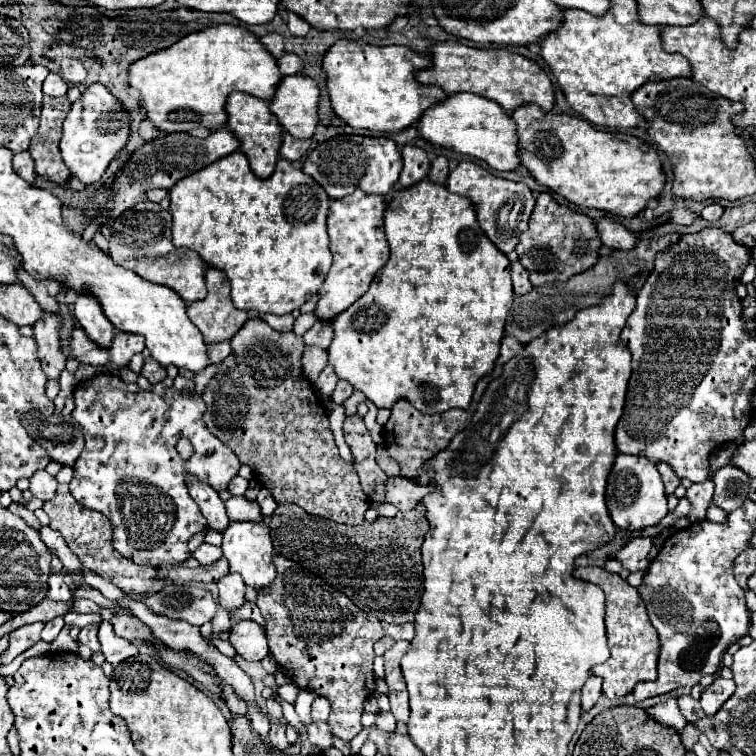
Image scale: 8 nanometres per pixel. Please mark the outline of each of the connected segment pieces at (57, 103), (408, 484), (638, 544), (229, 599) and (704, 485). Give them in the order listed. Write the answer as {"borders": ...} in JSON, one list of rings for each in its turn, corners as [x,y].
{"borders":[[[[67,96],[43,98],[43,112],[41,112],[41,124],[39,134],[33,138],[29,146],[29,154],[35,160],[35,172],[39,176],[49,176],[51,182],[65,184],[71,172],[61,160],[59,154],[59,138],[61,138],[61,124],[71,108],[71,102]]],[[[397,476],[397,478],[387,478],[385,482],[385,500],[393,506],[397,506],[397,510],[401,512],[409,512],[413,510],[419,500],[433,492],[435,488],[423,488],[423,486],[417,486],[413,484],[413,480],[409,478],[403,478],[403,476]]],[[[637,536],[629,540],[617,554],[615,558],[623,562],[623,568],[635,572],[635,570],[645,570],[649,566],[647,562],[647,552],[653,546],[653,538],[647,536]]],[[[229,572],[227,576],[223,576],[217,582],[217,588],[219,588],[219,604],[227,612],[233,612],[235,608],[243,606],[243,602],[245,602],[245,582],[241,580],[241,576],[237,576],[235,572]]],[[[705,480],[701,484],[691,484],[687,488],[687,494],[685,494],[693,508],[691,508],[691,514],[689,514],[689,520],[691,522],[699,522],[699,520],[705,520],[705,510],[709,508],[711,504],[711,496],[713,496],[713,480]]]]}

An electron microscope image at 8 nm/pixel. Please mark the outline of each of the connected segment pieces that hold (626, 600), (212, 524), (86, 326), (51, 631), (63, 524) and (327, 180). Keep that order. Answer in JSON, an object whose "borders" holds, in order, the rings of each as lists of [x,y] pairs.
{"borders":[[[[577,568],[575,576],[581,580],[595,580],[597,586],[603,588],[607,596],[607,612],[605,612],[605,626],[607,626],[607,644],[611,650],[611,658],[593,668],[591,672],[603,678],[603,694],[609,700],[619,700],[633,690],[633,686],[641,680],[657,680],[657,660],[659,660],[659,634],[655,632],[651,620],[647,618],[645,604],[627,580],[619,574],[611,574],[605,568]]],[[[189,478],[187,482],[189,482],[191,498],[197,502],[197,506],[201,508],[201,514],[207,520],[207,528],[225,532],[225,528],[229,526],[229,518],[225,514],[225,506],[223,506],[223,500],[219,498],[219,494],[205,482],[199,482],[193,478]]],[[[81,292],[77,296],[77,302],[73,304],[73,314],[79,322],[79,326],[89,334],[89,338],[103,346],[109,348],[113,340],[113,324],[105,320],[105,314],[101,312],[101,304],[97,304],[95,296],[89,296],[89,292]]],[[[55,618],[55,620],[47,622],[45,628],[43,628],[43,632],[41,632],[41,640],[43,640],[43,642],[53,642],[53,640],[57,638],[57,634],[61,632],[63,626],[65,626],[63,618]]],[[[59,484],[55,498],[43,504],[45,514],[51,518],[51,528],[59,530],[69,546],[69,550],[79,558],[79,562],[83,564],[83,568],[93,570],[97,576],[101,576],[103,580],[113,582],[117,588],[121,588],[125,594],[141,598],[141,596],[149,596],[149,586],[157,586],[161,582],[161,578],[151,576],[157,574],[157,568],[153,566],[137,566],[131,560],[127,560],[125,556],[121,556],[115,548],[113,548],[113,526],[109,522],[107,516],[89,510],[85,506],[81,506],[69,492],[67,484]]],[[[339,136],[321,142],[315,150],[311,150],[305,156],[303,172],[313,176],[323,190],[329,194],[331,200],[339,200],[341,196],[353,194],[357,188],[365,194],[379,194],[387,196],[395,182],[399,180],[401,172],[401,154],[397,150],[397,144],[385,136],[371,138],[371,136]]]]}

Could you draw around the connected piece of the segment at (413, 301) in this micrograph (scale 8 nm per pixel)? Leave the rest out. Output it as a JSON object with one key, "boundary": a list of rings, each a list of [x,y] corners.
{"boundary":[[[421,180],[409,188],[401,188],[393,196],[385,210],[385,236],[389,242],[391,256],[389,262],[381,268],[379,278],[369,286],[367,294],[363,294],[355,304],[351,304],[351,308],[347,308],[347,312],[341,312],[333,320],[329,320],[335,334],[331,346],[327,348],[329,364],[335,368],[335,374],[339,378],[347,380],[355,390],[361,390],[377,408],[391,408],[401,398],[409,400],[423,414],[437,414],[451,408],[467,408],[475,390],[475,382],[493,370],[493,364],[499,356],[499,342],[503,338],[505,318],[515,298],[509,276],[509,260],[503,252],[497,252],[497,248],[493,248],[493,242],[487,240],[485,232],[481,232],[481,226],[477,224],[477,212],[473,212],[471,200],[465,200],[463,196],[449,192],[445,186],[427,180]]]}

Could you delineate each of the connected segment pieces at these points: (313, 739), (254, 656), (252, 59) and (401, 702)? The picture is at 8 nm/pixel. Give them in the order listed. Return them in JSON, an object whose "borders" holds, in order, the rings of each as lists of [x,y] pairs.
{"borders":[[[[311,722],[307,728],[307,738],[313,746],[327,750],[333,746],[333,734],[327,728],[327,722]]],[[[243,620],[237,626],[233,626],[233,630],[229,632],[229,642],[233,644],[239,656],[251,662],[263,660],[269,654],[265,630],[253,620]]],[[[217,24],[209,26],[201,32],[193,32],[183,36],[171,48],[161,52],[153,52],[129,66],[127,72],[129,86],[141,94],[141,108],[147,120],[161,132],[189,132],[193,128],[205,126],[209,130],[225,124],[225,100],[231,92],[249,92],[261,100],[269,100],[275,92],[275,86],[281,80],[281,72],[277,68],[277,60],[265,50],[259,38],[245,28],[233,24]]],[[[407,690],[389,692],[389,700],[391,700],[391,714],[395,716],[395,720],[407,724],[407,720],[409,720],[409,694],[407,694]]]]}

